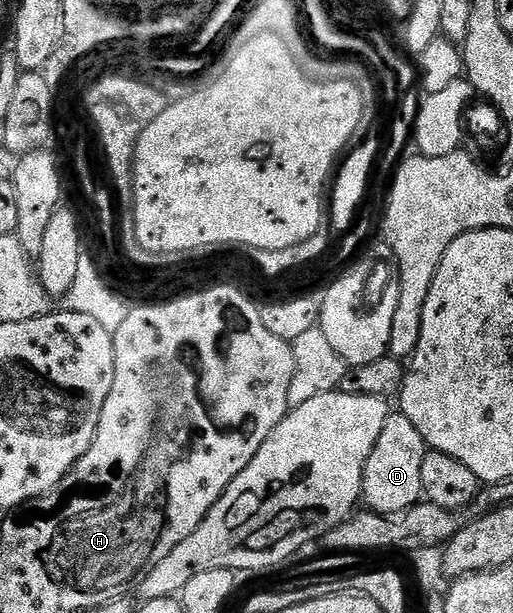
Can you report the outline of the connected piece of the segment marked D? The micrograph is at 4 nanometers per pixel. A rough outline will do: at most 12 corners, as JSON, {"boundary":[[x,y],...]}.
{"boundary":[[392,412],[369,451],[362,504],[420,504],[425,439]]}

